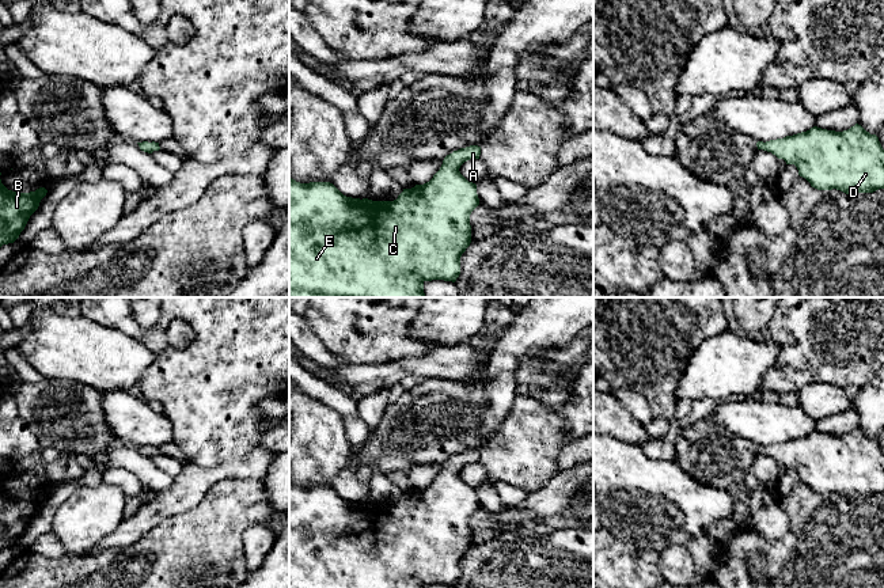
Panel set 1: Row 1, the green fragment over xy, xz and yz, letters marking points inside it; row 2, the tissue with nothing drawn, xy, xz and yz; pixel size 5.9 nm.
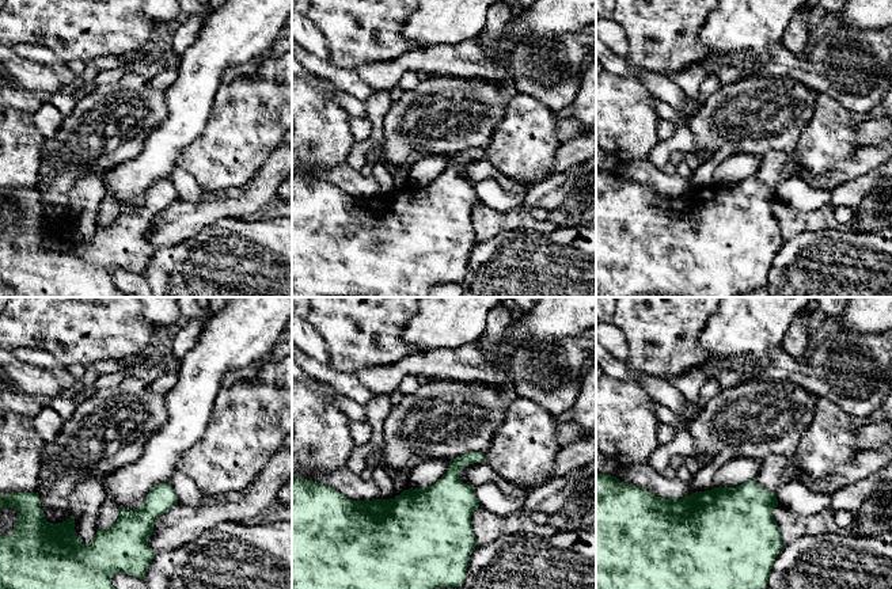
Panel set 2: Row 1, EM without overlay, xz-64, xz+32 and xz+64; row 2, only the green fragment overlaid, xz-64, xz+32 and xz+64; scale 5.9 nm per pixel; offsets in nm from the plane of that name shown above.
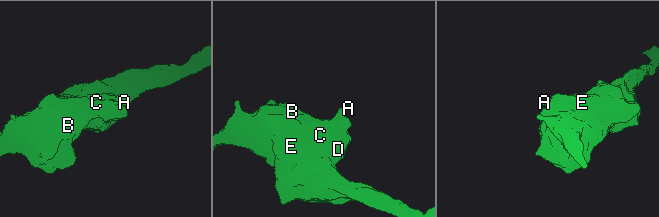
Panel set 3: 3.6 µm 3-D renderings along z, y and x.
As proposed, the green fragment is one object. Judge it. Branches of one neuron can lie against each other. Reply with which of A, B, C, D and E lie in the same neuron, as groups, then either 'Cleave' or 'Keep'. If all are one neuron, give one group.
Groups: A B C D E. Keep

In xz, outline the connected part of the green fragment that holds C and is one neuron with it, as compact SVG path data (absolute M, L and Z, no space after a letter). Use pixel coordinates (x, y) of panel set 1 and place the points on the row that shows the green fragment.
M470 145L447 155L433 178L403 191L394 201L372 201L344 196L330 182L300 183L289 177L289 297L425 297L424 282L444 280L455 282L460 274L460 257L471 243L470 215L479 205L477 185L467 181L459 171L470 159L479 159L481 147Z

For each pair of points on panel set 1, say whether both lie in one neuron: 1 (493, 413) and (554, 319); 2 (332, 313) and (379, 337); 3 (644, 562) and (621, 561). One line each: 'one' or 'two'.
1: one
2: one
3: one

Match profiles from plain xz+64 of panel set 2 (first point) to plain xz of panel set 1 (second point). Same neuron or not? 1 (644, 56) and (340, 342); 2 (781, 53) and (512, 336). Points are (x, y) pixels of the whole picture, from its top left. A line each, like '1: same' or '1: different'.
1: same
2: different

